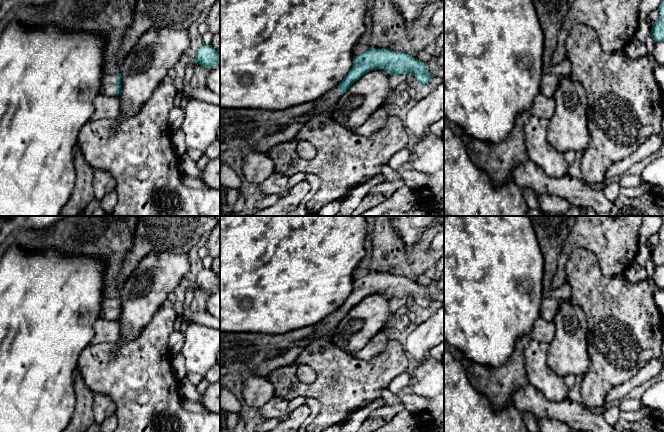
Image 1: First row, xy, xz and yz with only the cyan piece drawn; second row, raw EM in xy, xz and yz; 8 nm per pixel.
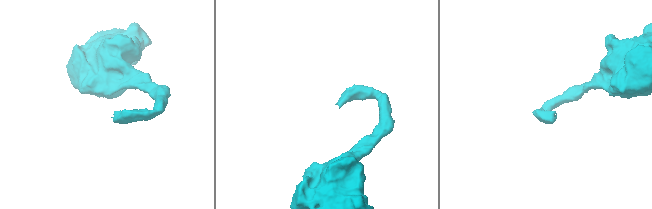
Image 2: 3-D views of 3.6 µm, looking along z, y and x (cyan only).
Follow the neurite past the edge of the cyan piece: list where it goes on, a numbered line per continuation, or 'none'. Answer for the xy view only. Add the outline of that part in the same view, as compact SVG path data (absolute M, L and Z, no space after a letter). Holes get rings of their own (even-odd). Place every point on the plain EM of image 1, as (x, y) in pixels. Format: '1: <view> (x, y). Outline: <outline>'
1: xy (108, 307). Outline: M105 298L101 304L100 318L116 320L116 309L118 305L115 298Z

